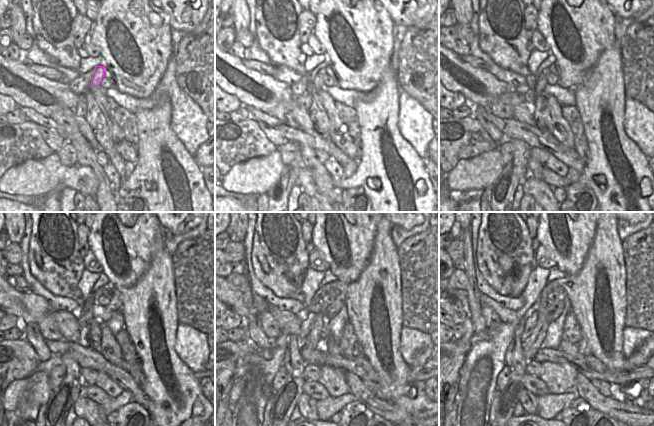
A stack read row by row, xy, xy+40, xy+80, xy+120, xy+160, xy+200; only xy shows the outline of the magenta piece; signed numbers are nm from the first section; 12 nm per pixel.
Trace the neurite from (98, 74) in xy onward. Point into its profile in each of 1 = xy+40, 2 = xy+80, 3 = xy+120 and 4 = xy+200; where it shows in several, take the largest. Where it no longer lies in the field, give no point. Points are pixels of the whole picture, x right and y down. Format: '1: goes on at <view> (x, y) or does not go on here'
1: goes on at xy+40 (318, 82)
2: goes on at xy+80 (541, 81)
3: goes on at xy+120 (87, 315)
4: goes on at xy+200 (530, 323)

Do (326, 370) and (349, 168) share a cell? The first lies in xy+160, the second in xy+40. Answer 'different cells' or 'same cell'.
different cells

